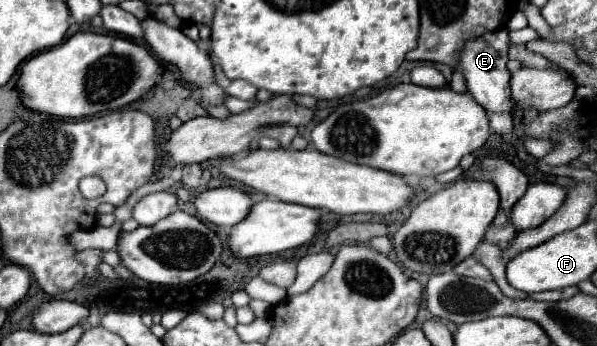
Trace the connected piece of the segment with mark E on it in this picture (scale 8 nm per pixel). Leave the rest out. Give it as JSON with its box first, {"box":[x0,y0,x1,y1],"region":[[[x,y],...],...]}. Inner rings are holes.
{"box":[457,29,515,113],"region":[[[507,29],[493,31],[491,35],[483,35],[483,39],[475,39],[467,43],[461,61],[457,65],[457,69],[465,73],[467,91],[481,107],[485,107],[485,111],[491,113],[515,113],[515,103],[511,99],[511,87],[509,87],[509,69],[505,67],[507,49],[509,49],[507,33],[509,33]]]}

